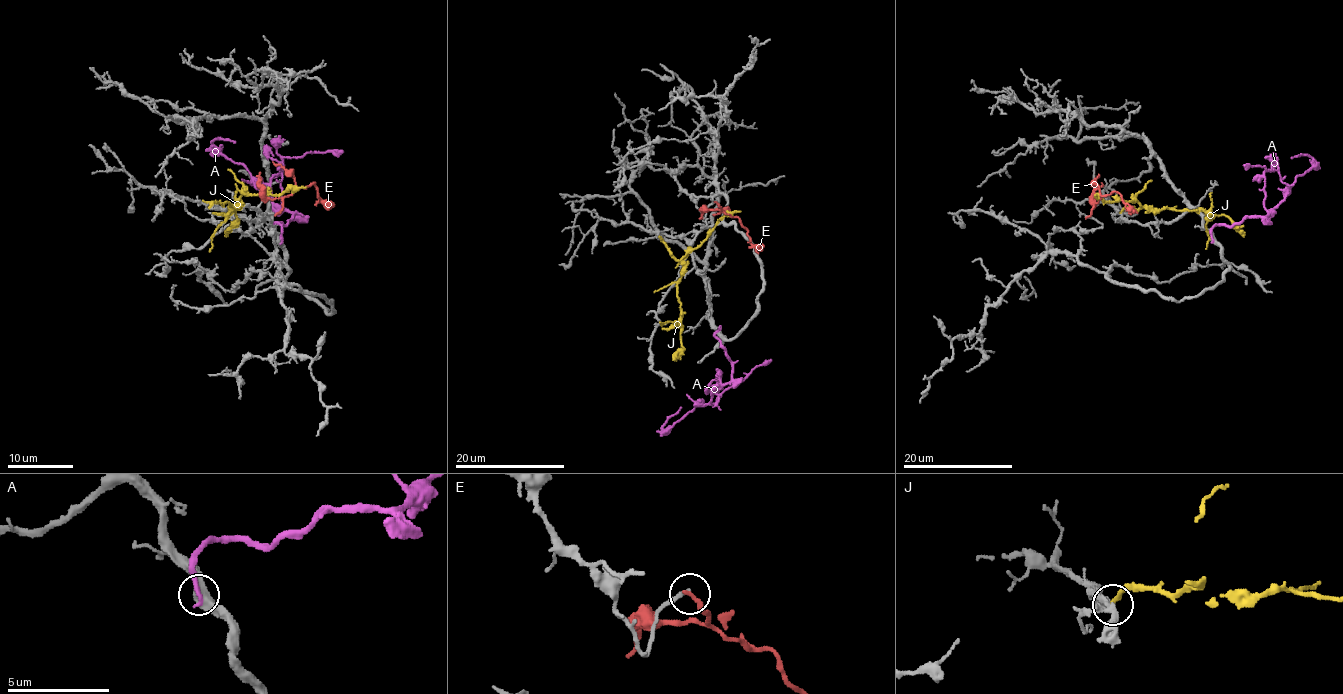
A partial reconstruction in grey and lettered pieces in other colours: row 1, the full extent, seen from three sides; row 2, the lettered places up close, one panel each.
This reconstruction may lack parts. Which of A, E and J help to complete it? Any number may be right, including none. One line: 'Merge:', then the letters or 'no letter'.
Merge: no letter

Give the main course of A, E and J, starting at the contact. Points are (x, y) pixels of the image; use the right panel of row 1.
A: (1213, 240), (1217, 225), (1263, 216), (1312, 166), (1306, 155), (1290, 158)
E: (1086, 218), (1101, 196), (1113, 192), (1117, 192), (1133, 212)
J: (1121, 212), (1127, 208), (1147, 207), (1204, 210), (1214, 215), (1225, 215), (1244, 237)

